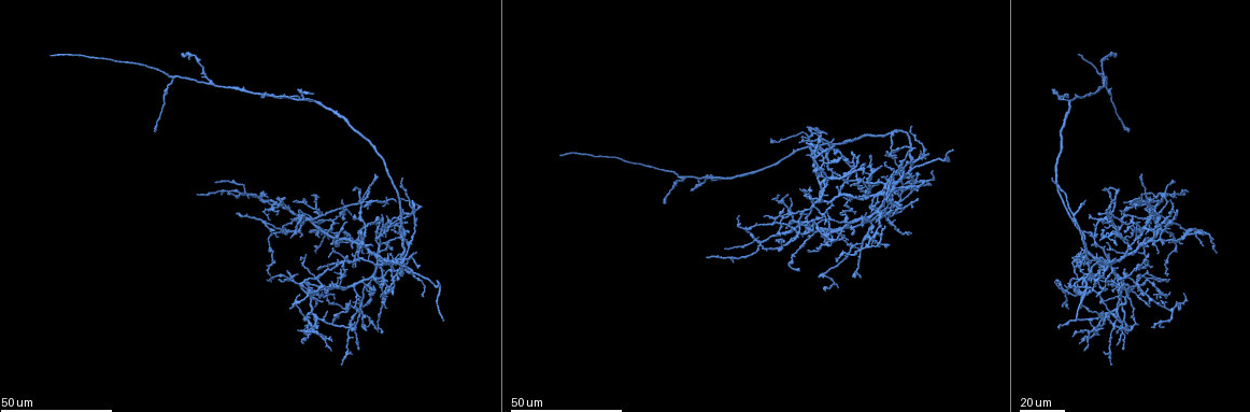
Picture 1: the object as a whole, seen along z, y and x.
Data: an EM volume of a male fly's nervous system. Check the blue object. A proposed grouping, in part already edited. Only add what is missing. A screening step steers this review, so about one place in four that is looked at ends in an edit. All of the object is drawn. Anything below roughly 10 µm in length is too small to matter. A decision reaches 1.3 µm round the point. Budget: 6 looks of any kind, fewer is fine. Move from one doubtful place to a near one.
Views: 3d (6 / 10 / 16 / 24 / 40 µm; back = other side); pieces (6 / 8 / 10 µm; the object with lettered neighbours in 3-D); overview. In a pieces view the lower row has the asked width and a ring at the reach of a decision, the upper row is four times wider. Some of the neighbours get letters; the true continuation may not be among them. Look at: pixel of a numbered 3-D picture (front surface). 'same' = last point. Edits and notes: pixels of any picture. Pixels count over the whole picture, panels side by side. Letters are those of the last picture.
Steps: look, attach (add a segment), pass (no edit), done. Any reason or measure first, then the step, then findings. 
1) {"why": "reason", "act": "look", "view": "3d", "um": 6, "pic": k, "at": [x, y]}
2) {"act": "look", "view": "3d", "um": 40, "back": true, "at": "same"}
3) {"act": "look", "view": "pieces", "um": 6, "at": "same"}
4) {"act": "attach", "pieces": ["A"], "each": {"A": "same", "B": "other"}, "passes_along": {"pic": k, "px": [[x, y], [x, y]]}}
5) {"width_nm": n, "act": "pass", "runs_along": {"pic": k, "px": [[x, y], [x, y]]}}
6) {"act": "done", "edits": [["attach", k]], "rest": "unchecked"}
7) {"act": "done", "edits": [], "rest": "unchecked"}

{"why": "long arm stops here", "act": "look", "view": "3d", "um": 24, "pic": 1, "at": [50, 54]}

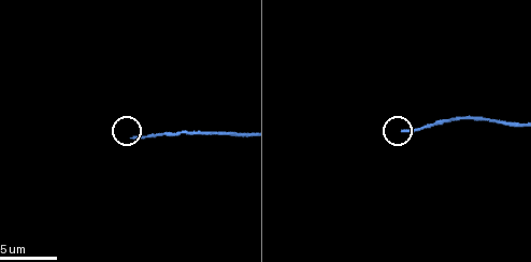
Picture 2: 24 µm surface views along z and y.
{"why": "what lies round it", "act": "look", "view": "pieces", "um": 6, "pic": 2, "at": [403, 129]}

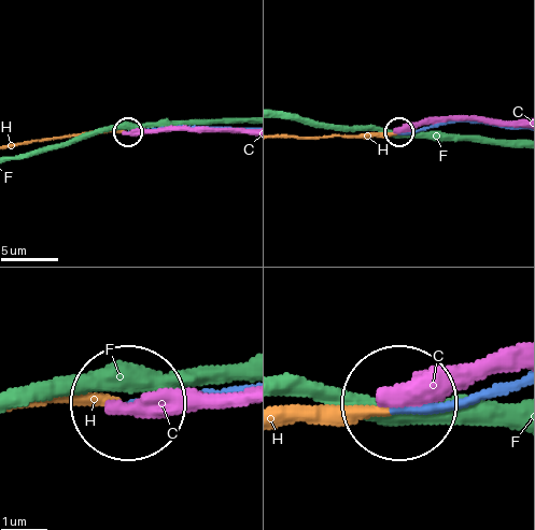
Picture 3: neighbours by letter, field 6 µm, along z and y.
{"act": "attach", "pieces": ["H"], "each": {"C": "other", "F": "other", "H": "same"}, "passes_along": {"pic": 3, "px": [[510, 381], [383, 415], [283, 415]]}, "found": "the neuron continues"}

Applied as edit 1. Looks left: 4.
{"why": "an open end", "act": "look", "view": "3d", "um": 24, "pic": 1, "at": [898, 147]}

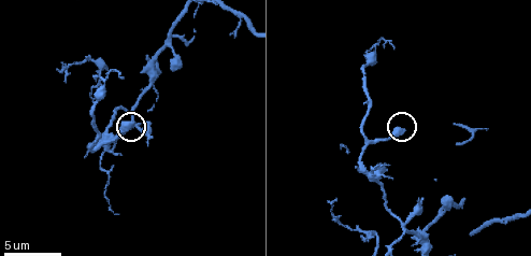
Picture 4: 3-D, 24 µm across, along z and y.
{"why": "see the neighbours", "act": "look", "view": "pieces", "um": 6, "pic": 4, "at": [401, 131]}

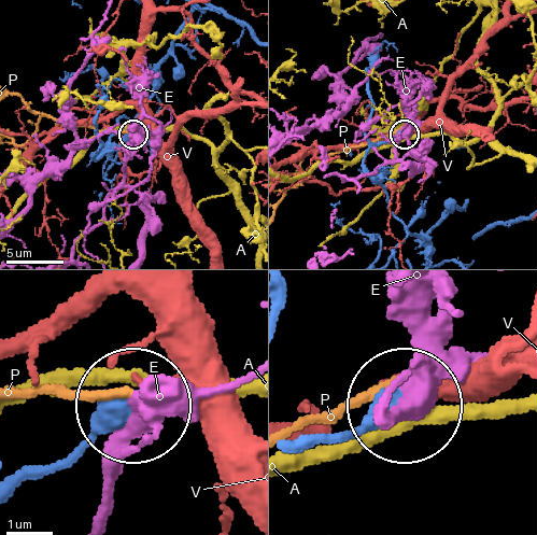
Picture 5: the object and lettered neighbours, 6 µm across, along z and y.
{"act": "pass", "each": {"A": "other", "E": "other", "P": "other", "V": "other"}, "found": "no lettered segment goes on from it"}

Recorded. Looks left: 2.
{"why": "end of a long branch", "act": "look", "view": "3d", "um": 24, "pic": 1, "at": [1076, 321]}

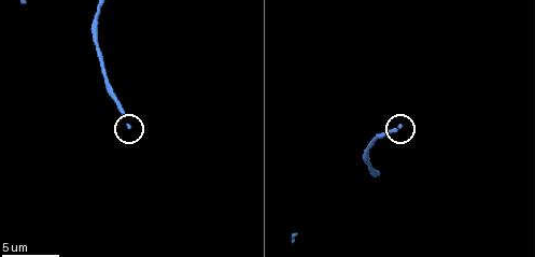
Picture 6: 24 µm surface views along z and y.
{"act": "look", "view": "pieces", "um": 10, "pic": 6, "at": [400, 125]}

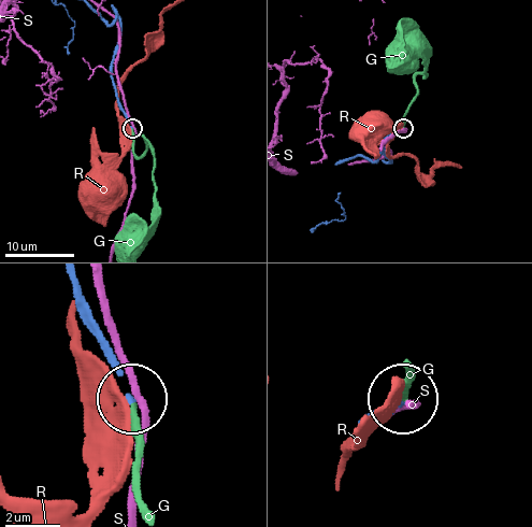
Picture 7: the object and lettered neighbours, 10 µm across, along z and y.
{"width_nm": 140, "act": "attach", "pieces": ["G"], "each": {"G": "same", "R": "other", "S": "other"}, "passes_along": {"pic": 7, "px": [[120, 109], [138, 157], [147, 141], [153, 179]]}, "found": "it goes on there"}

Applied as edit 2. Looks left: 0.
{"act": "done", "edits": [["attach", 3], ["attach", 7]], "rest": "unchecked"}

